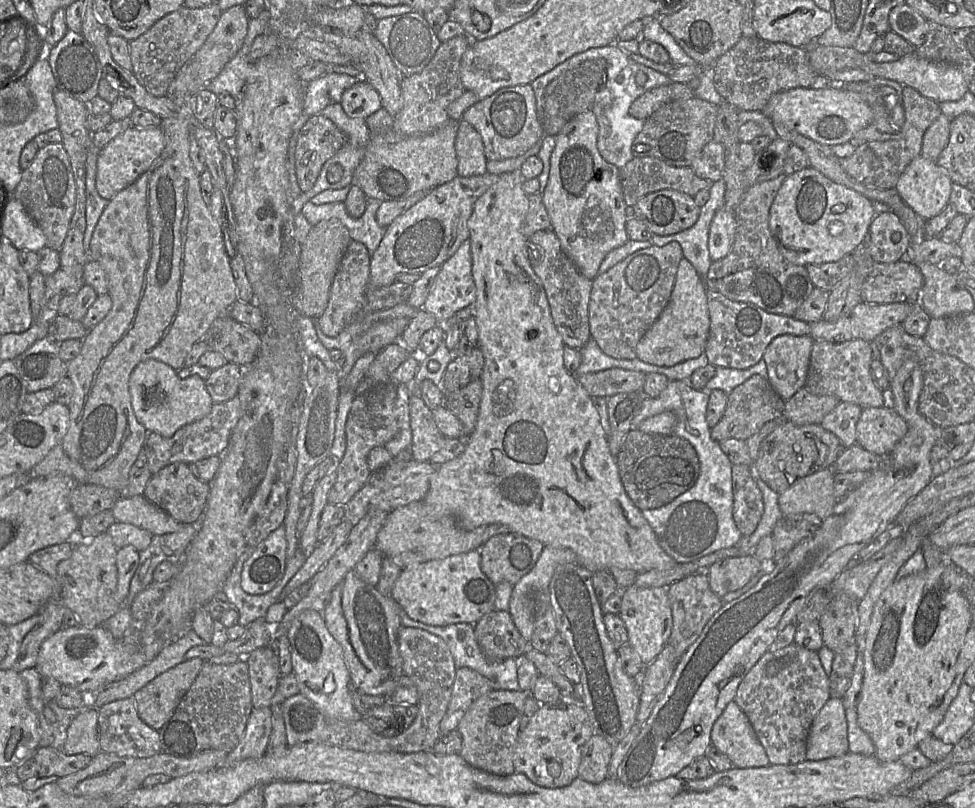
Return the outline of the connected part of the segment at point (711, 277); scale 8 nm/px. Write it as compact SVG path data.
M782 173L776 178L754 184L748 188L735 210L736 231L733 246L725 258L711 263L704 283L707 290L719 292L730 300L752 304L772 314L793 316L815 286L805 266L793 264L782 256L770 232L770 209L786 177L787 175Z

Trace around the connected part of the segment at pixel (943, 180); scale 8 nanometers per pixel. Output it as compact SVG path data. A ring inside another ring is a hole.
M920 155L902 173L895 189L910 208L928 220L950 203L952 184L941 166Z

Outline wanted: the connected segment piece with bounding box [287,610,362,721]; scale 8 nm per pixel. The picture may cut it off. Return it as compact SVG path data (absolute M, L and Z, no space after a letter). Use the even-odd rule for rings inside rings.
M316 610L301 612L293 620L287 637L291 647L293 673L297 678L300 694L329 718L341 721L361 719L350 694L350 674L344 661L343 649L328 631L323 613Z

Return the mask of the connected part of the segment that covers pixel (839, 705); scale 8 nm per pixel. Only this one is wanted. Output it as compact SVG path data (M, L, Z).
M832 698L815 716L807 739L806 760L819 761L849 752L846 710L842 698Z

